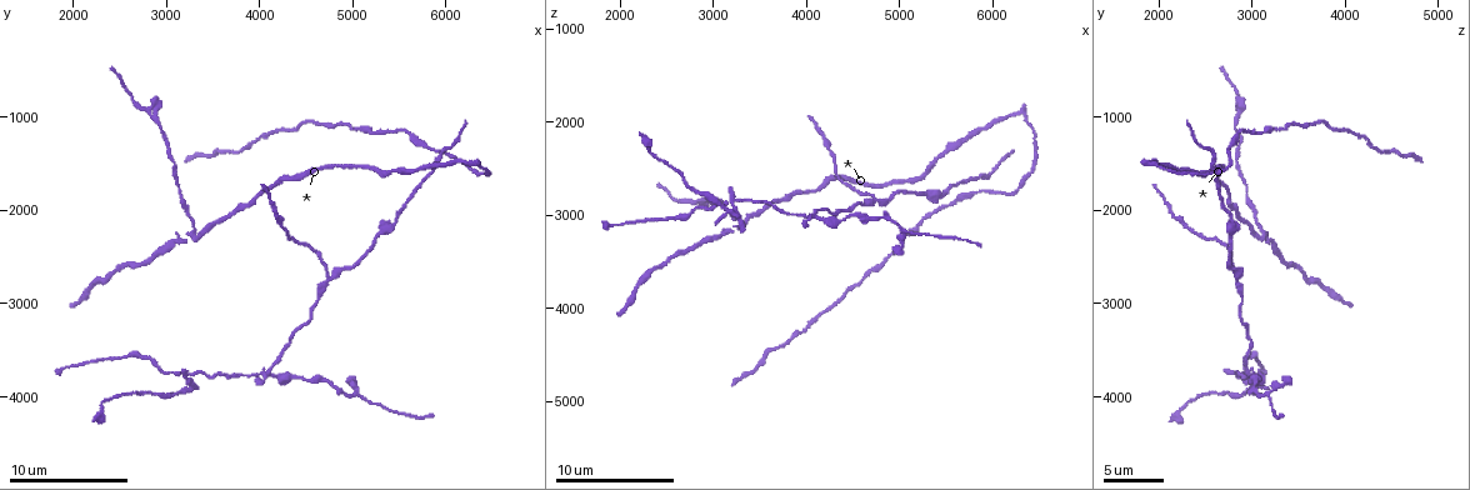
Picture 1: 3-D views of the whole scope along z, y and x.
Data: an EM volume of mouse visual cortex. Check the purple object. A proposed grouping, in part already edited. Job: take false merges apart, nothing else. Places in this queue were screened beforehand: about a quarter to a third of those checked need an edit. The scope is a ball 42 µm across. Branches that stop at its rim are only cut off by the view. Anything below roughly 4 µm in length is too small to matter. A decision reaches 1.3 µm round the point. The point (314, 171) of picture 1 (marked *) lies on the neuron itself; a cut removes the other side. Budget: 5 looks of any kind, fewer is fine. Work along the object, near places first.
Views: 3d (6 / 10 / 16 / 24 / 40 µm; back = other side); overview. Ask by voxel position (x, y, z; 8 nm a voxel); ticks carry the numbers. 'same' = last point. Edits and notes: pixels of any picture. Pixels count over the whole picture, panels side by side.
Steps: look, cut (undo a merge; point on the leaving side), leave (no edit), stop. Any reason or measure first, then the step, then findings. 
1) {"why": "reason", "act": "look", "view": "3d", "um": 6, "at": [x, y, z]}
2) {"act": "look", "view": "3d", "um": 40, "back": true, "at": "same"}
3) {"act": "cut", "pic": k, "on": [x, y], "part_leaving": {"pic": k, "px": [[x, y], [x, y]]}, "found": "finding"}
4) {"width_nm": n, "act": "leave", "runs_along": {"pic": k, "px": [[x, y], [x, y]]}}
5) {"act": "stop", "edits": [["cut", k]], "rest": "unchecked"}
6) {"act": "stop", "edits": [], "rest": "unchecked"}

{"why": "sudden change in width", "act": "look", "view": "3d", "um": 6, "at": [4750, 3850, 3050]}

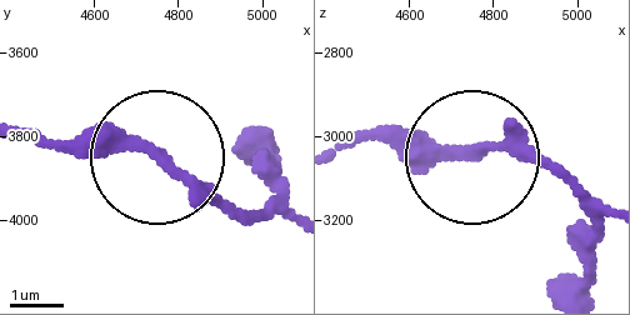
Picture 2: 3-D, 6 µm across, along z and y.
{"act": "look", "view": "3d", "um": 6, "back": true, "at": [4770, 3855, 3030]}

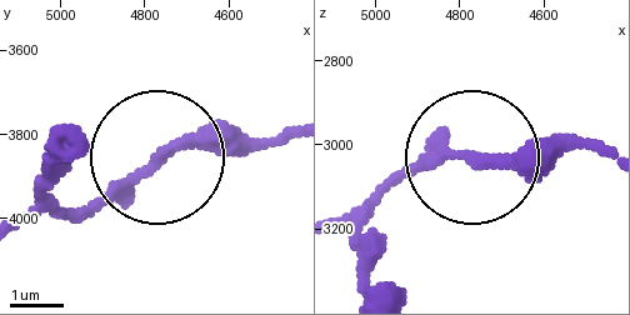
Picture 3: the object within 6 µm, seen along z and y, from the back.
{"act": "leave", "runs_along": {"pic": 3, "px": [[289, 140], [181, 145], [65, 213]]}, "found": "one neuron here"}

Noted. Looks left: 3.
{"why": "looks like a crossing", "act": "look", "view": "3d", "um": 10, "at": [4100, 3750, 3000]}

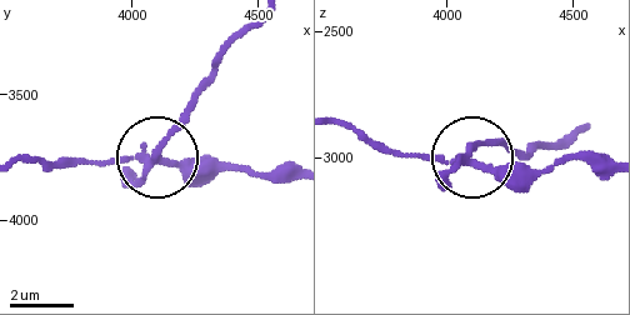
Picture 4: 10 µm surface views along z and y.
{"side_arm_um": 16, "act": "cut", "pic": 4, "on": [173, 130], "part_leaving": {"pic": 4, "px": [[150, 165], [174, 120], [255, 23]]}, "found": "a second neuron is stuck on"}

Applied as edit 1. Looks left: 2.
{"act": "look", "view": "overview"}

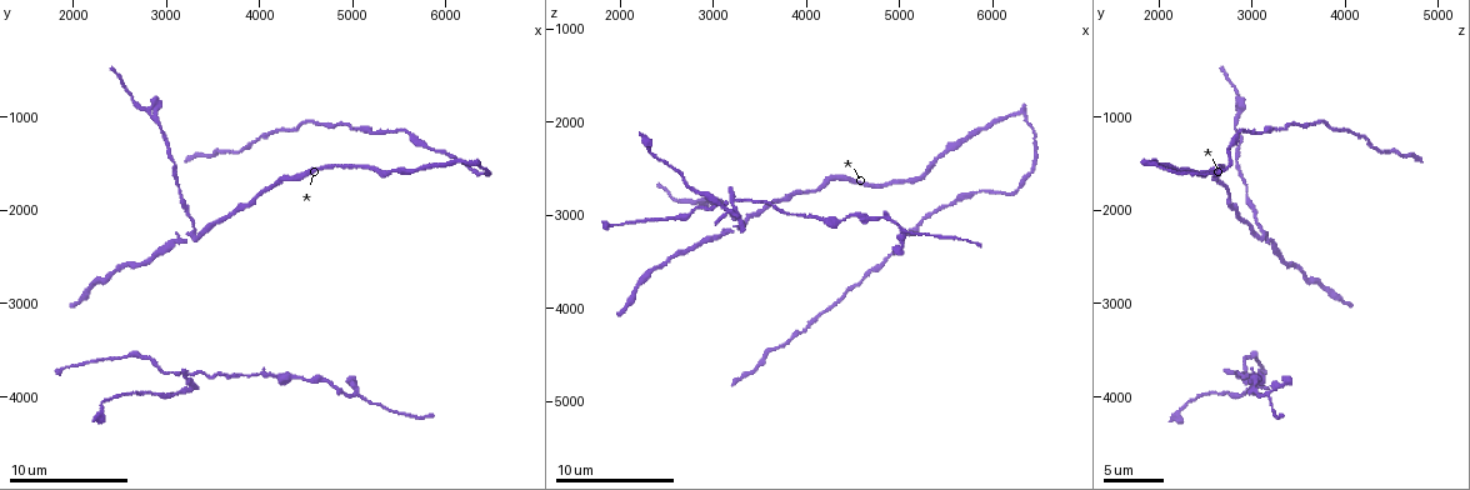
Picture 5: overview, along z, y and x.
{"why": "four-way junction", "act": "look", "view": "3d", "um": 6, "at": [3200, 3800, 2850]}

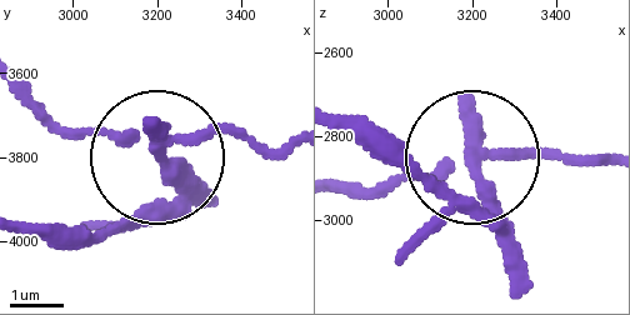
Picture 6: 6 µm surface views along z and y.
{"act": "cut", "pic": 6, "on": [505, 216], "part_leaving": {"pic": 6, "px": [[174, 141], [156, 195], [106, 230], [26, 235]]}, "found": "a second neuron is stuck on"}

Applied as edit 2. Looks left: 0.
{"act": "stop", "edits": [["cut", 4], ["cut", 6]], "rest": "unchecked"}

